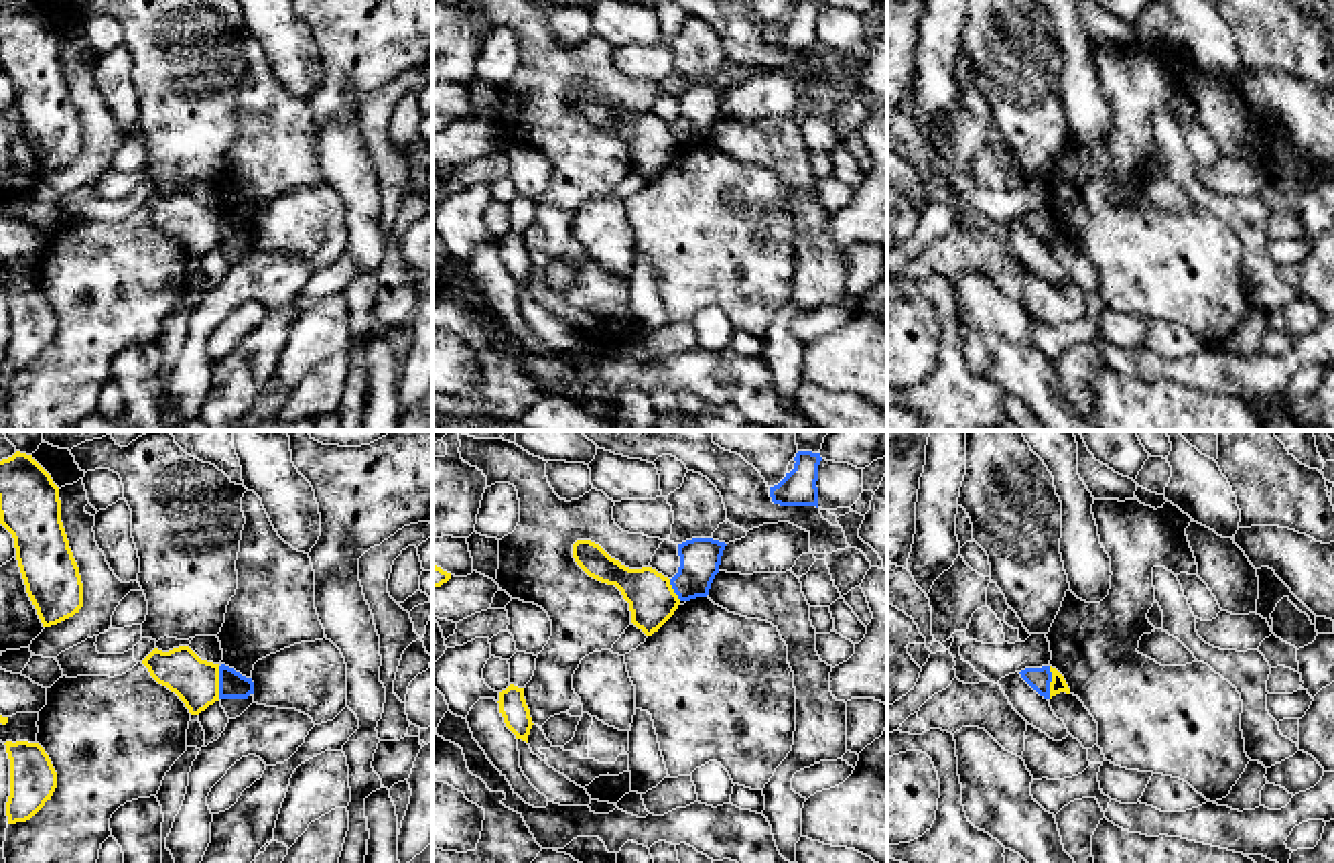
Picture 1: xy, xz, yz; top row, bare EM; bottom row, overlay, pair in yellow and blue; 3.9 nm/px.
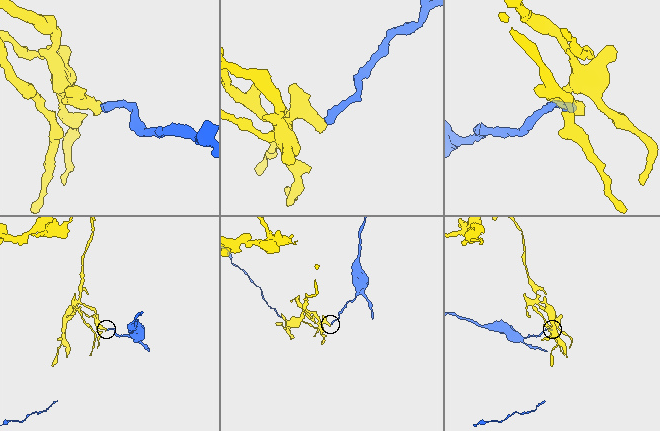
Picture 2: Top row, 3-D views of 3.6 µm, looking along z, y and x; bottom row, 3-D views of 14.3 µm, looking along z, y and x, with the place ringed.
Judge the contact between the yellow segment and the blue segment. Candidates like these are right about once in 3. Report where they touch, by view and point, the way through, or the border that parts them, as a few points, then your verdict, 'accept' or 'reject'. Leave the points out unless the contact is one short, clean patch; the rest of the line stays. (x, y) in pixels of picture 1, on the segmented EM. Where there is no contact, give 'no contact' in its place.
meets yellow in xy at (218, 683); border along xy (218, 667), (220, 697); reject

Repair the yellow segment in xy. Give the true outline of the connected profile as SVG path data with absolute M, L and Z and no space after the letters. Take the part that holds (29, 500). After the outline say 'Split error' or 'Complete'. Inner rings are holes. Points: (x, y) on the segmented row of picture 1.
M16 451L0 461L0 524L12 534L26 593L43 627L83 607L83 583L61 522L59 487Z. Complete

